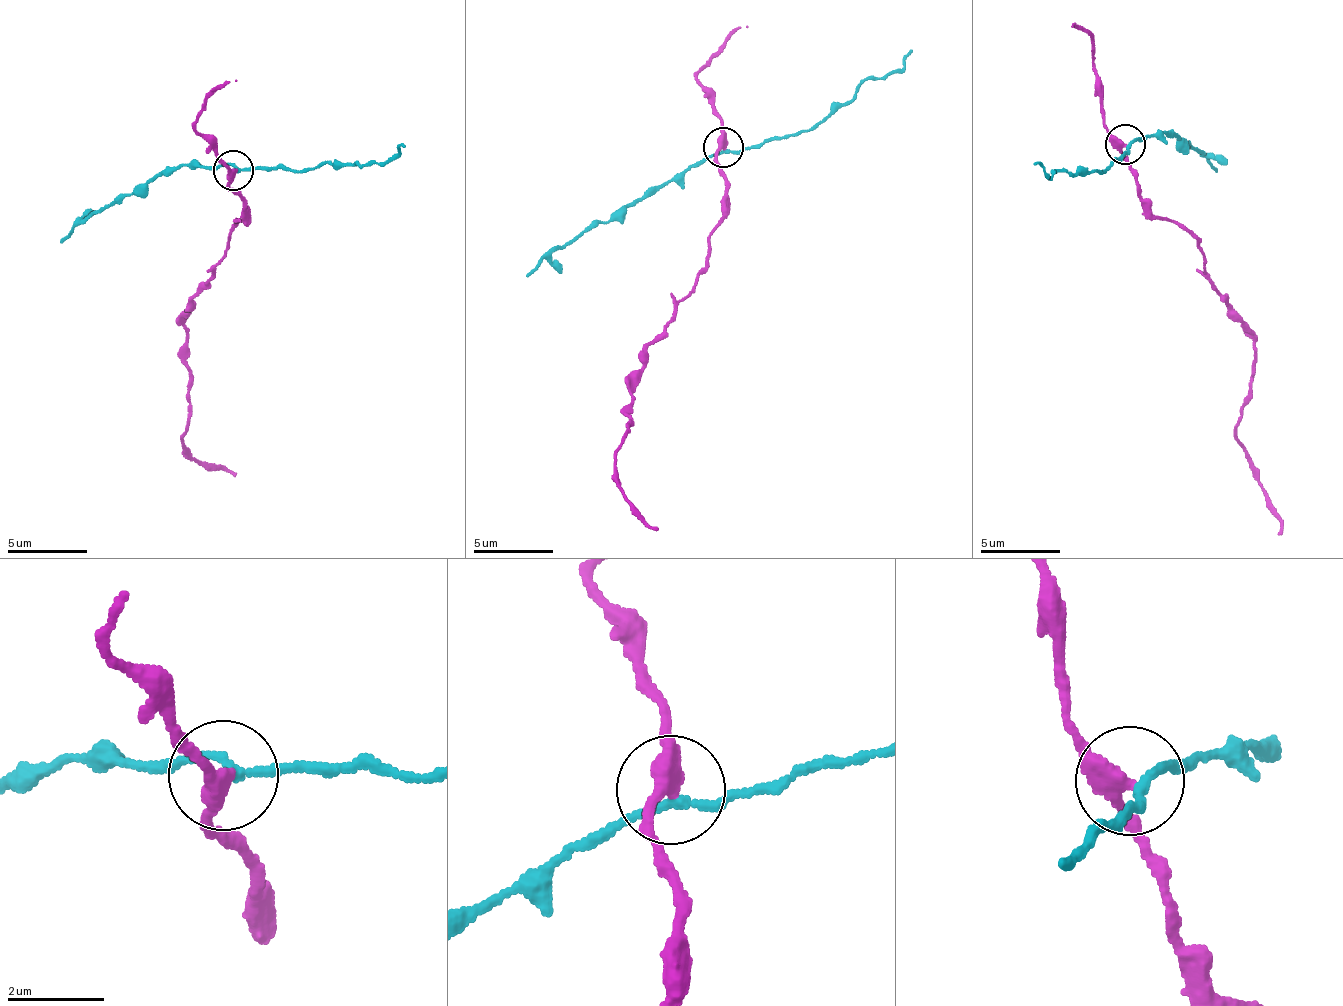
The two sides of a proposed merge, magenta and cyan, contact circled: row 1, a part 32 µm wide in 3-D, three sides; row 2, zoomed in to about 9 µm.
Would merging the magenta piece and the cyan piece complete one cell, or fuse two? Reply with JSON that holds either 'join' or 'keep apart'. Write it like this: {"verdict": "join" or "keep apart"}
{"verdict": "keep apart"}

